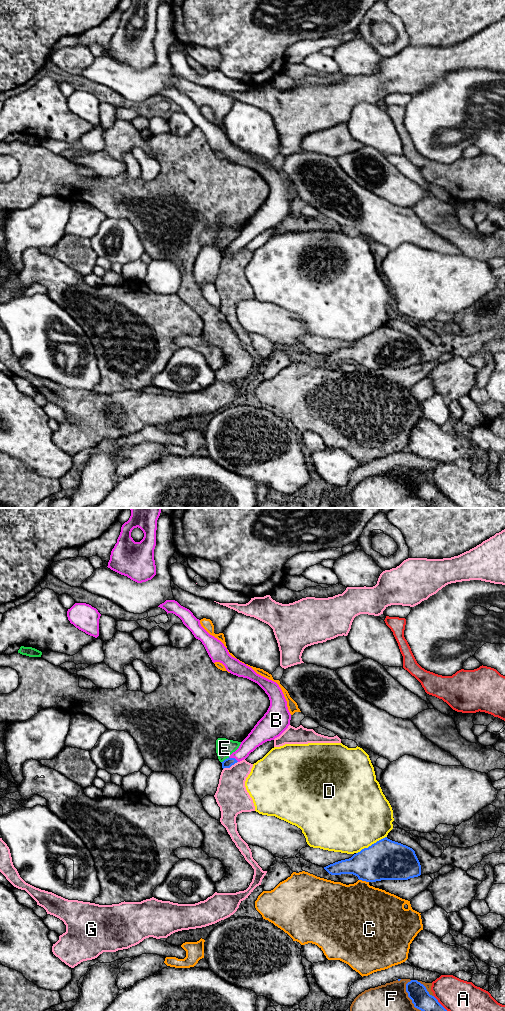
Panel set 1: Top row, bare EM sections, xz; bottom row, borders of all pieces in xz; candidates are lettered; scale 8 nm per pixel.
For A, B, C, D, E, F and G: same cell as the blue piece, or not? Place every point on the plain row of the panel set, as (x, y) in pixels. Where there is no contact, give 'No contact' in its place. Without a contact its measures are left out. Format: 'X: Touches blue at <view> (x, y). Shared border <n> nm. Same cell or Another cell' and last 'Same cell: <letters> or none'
A: Touches blue at xz (446, 498). Shared border 300 nm. Another cell
B: Touches blue at xz (234, 246). Shared border 90 nm. Another cell
C: Touches blue at xz (364, 368). Shared border 80 nm. Another cell
D: Touches blue at xz (372, 332). Shared border 280 nm. Another cell
E: Touches blue at xz (225, 247). Shared border 80 nm. Another cell
F: Touches blue at xz (412, 490). Shared border 340 nm. Another cell
G: Touches blue at xz (230, 254). Shared border 140 nm. Another cell
Same cell: none

